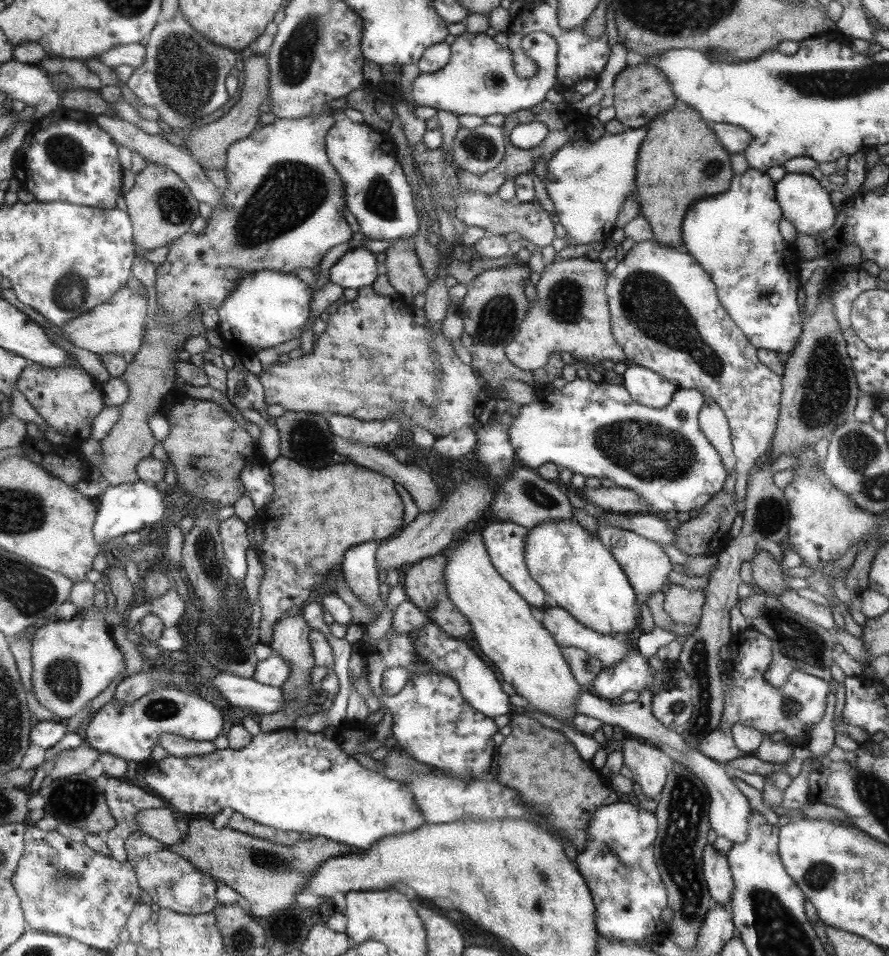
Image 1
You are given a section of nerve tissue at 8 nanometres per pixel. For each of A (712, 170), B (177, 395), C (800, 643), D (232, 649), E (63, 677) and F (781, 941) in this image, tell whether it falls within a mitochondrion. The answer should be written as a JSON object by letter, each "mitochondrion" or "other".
{"A":"mitochondrion","B":"other","C":"mitochondrion","D":"mitochondrion","E":"mitochondrion","F":"mitochondrion"}

